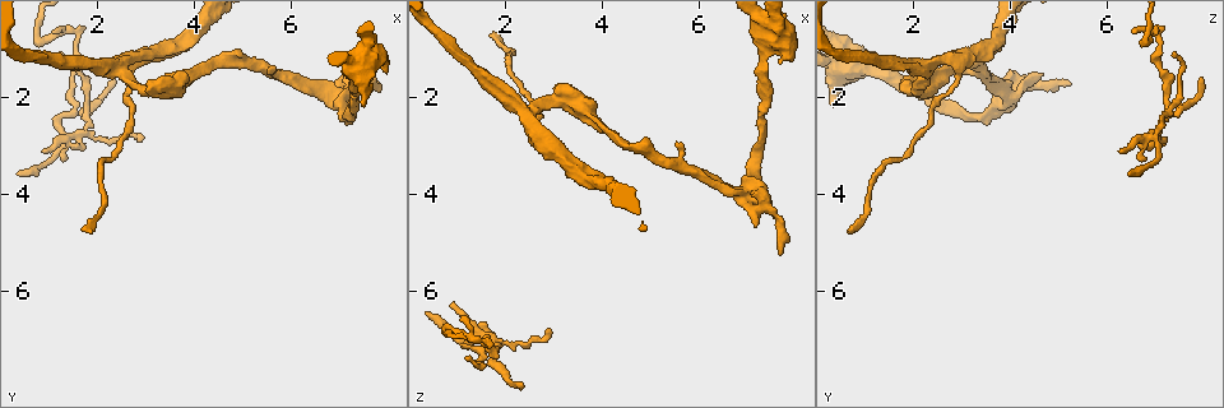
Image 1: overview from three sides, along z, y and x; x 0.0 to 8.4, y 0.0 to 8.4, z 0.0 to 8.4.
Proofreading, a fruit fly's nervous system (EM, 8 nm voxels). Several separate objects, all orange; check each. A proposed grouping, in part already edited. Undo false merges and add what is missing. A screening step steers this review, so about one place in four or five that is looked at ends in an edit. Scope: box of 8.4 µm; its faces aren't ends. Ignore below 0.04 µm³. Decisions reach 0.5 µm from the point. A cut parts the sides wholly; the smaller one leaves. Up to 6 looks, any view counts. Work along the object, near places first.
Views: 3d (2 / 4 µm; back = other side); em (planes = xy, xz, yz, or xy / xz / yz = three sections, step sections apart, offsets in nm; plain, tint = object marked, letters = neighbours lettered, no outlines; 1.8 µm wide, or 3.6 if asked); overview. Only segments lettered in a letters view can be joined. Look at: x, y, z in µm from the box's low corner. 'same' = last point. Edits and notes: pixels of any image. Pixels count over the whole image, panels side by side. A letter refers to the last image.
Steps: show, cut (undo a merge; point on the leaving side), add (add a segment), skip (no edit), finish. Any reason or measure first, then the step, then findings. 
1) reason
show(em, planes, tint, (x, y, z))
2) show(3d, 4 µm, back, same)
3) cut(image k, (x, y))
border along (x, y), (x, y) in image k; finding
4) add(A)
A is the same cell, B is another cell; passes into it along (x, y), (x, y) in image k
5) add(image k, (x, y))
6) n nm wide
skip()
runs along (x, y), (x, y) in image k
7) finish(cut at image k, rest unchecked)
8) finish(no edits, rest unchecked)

branch stops here
show(em, 3.6 µm, xz, step 8, letters, (7.60, 1.70, 5.30))

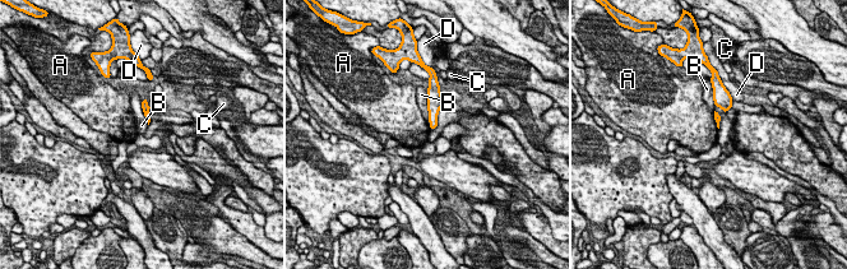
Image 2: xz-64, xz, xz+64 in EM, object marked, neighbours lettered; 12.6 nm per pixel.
skip()
A, B, C and D are other cells; border along (713, 111), (713, 119), (718, 128) in image 2; none of them fits

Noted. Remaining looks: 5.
sharp bend
show(em, 3.6 µm, planes, letters, (7.20, 2.40, 3.45))

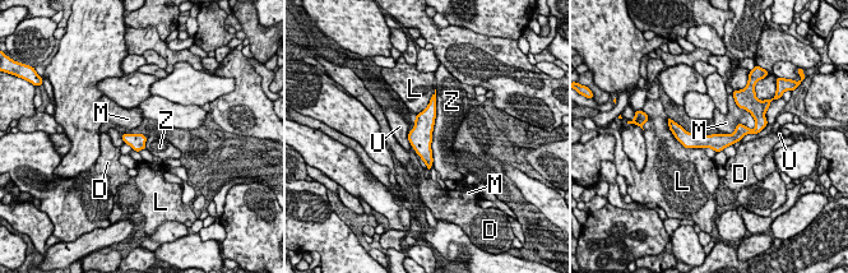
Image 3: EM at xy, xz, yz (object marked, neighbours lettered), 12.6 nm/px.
200 nm wide; Z touches over 900 nm
skip()
D, L, M, U and Z are other cells; one neuron here

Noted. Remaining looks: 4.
three-way junction
show(3d, 4 µm, (2.45, 1.50, 2.35))

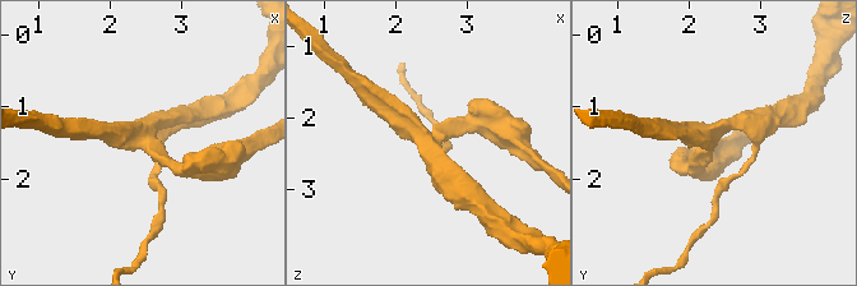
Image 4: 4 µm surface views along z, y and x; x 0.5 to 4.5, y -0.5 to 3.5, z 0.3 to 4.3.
3 arms; arms of 200, 200, 240 nm
show(em, yz, step 8, tint, (2.50, 1.45, 2.30))

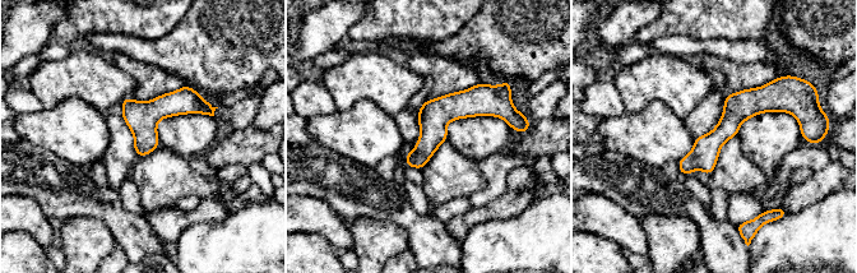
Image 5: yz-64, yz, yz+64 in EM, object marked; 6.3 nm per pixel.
show(em, xy, step 8, letters, same)

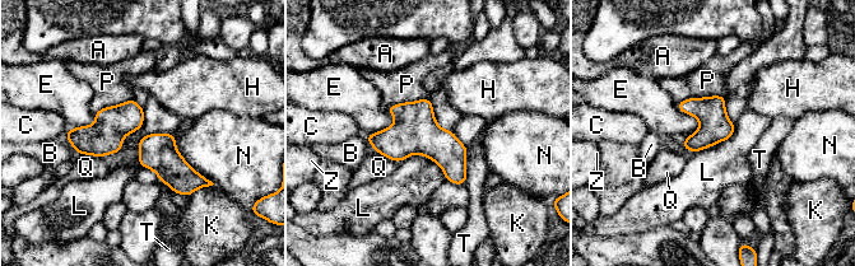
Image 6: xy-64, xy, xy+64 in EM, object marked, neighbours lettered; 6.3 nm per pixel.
skip()
A, B, C, E, H, K, L, N, P, Q, T and Z are other cells; border along (399, 162), (426, 155), (446, 180) in image 6; continuous, no second neuron

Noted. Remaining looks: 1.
finish(no edits, rest unchecked)

